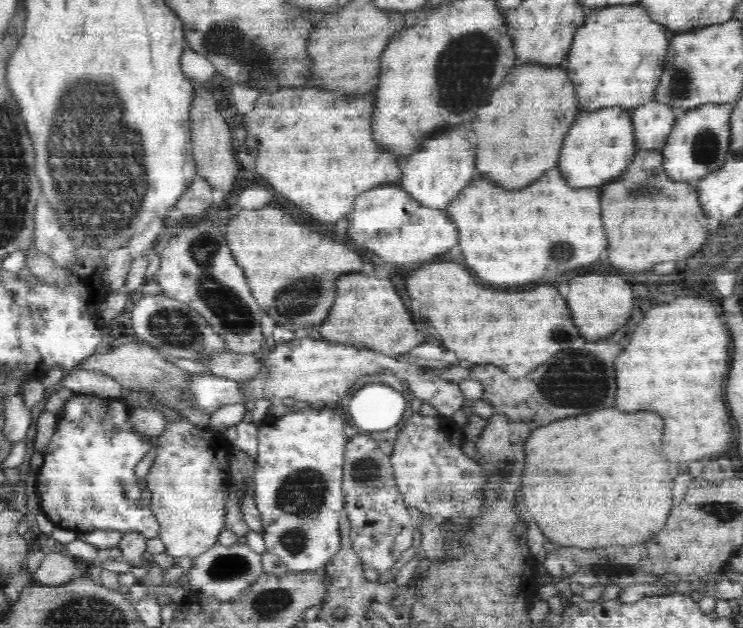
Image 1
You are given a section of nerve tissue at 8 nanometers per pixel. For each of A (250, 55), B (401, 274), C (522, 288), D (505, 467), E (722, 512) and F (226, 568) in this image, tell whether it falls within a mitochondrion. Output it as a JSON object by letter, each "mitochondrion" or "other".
{"A":"mitochondrion","B":"other","C":"other","D":"mitochondrion","E":"mitochondrion","F":"mitochondrion"}

